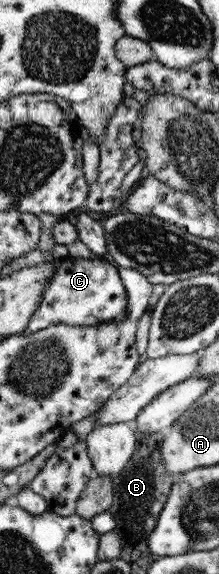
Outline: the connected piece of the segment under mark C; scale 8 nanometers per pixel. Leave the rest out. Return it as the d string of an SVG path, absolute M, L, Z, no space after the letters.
M67 256L59 259L51 279L45 284L42 300L30 317L26 332L35 333L60 323L94 326L103 322L120 322L128 310L128 294L122 286L119 269L102 259L82 260Z

